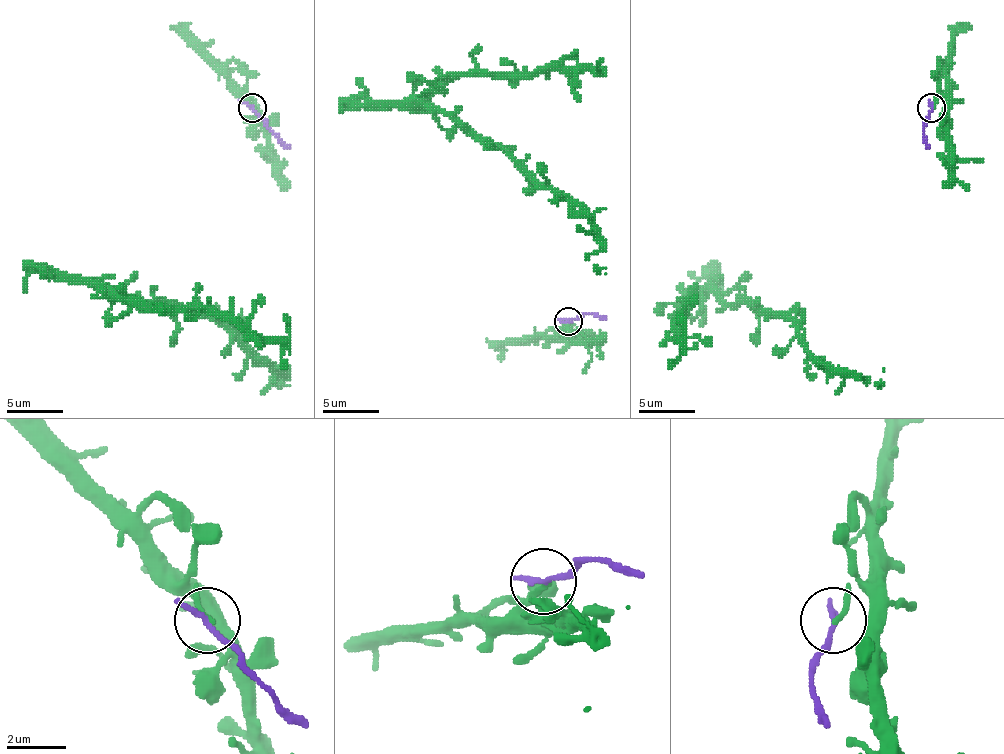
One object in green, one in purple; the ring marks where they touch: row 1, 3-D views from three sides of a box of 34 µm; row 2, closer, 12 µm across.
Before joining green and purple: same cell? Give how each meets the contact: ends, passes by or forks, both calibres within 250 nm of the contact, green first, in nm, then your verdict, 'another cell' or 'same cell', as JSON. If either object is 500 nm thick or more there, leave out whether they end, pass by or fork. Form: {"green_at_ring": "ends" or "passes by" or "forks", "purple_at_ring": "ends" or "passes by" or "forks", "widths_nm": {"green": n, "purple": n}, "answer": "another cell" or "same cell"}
{"green_at_ring": "ends", "purple_at_ring": "ends", "widths_nm": {"green": 200, "purple": 220}, "answer": "another cell"}

